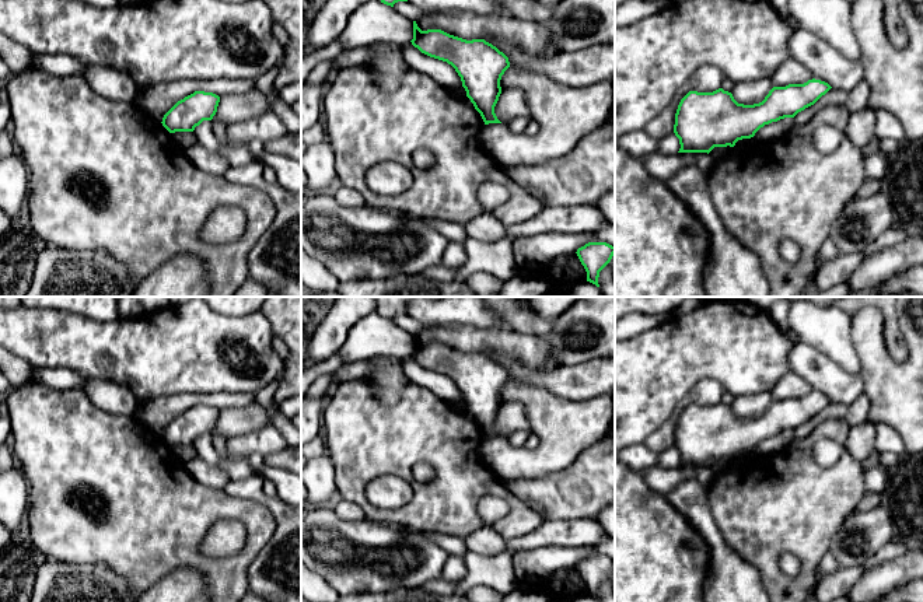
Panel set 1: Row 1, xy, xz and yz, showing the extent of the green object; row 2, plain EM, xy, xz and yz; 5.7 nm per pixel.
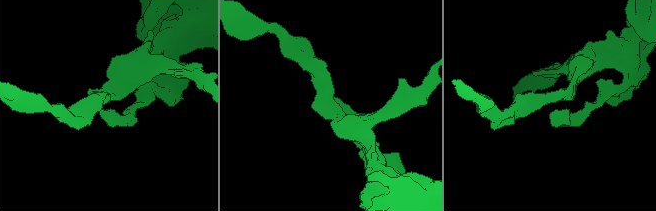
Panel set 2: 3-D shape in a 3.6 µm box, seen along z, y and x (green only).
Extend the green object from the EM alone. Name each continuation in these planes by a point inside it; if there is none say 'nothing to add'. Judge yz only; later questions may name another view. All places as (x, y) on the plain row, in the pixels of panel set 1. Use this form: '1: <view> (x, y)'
nothing to add

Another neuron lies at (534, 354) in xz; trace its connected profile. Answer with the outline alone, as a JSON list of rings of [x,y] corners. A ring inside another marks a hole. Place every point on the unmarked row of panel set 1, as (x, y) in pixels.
[[[431,325],[416,335],[422,344],[441,343],[472,354],[492,353],[511,358],[531,372],[555,371],[560,363],[545,339],[501,329],[478,329],[469,325]]]

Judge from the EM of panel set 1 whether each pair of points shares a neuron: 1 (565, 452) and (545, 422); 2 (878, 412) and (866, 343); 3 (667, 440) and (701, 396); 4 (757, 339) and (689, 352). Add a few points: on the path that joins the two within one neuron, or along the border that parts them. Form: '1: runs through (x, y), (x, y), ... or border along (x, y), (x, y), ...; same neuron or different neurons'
1: runs through (562, 445), (562, 438), (552, 429); same neuron
2: runs through (878, 395), (878, 368), (874, 360); same neuron
3: runs through (668, 427), (678, 409), (688, 399); same neuron
4: runs through (740, 340), (713, 340), (706, 343); same neuron

